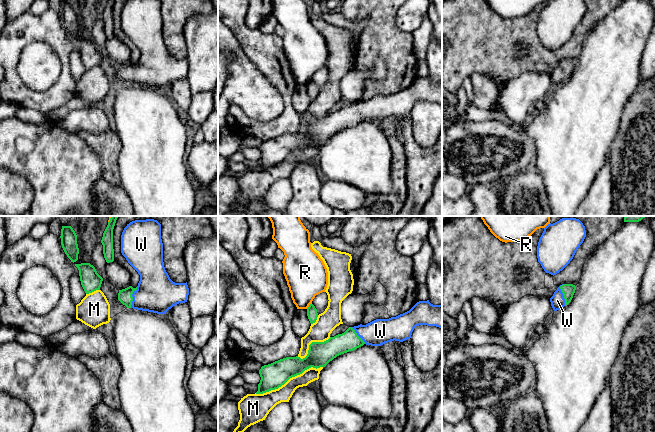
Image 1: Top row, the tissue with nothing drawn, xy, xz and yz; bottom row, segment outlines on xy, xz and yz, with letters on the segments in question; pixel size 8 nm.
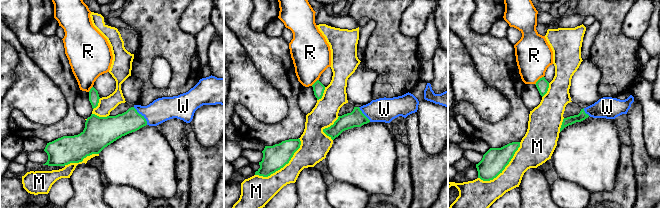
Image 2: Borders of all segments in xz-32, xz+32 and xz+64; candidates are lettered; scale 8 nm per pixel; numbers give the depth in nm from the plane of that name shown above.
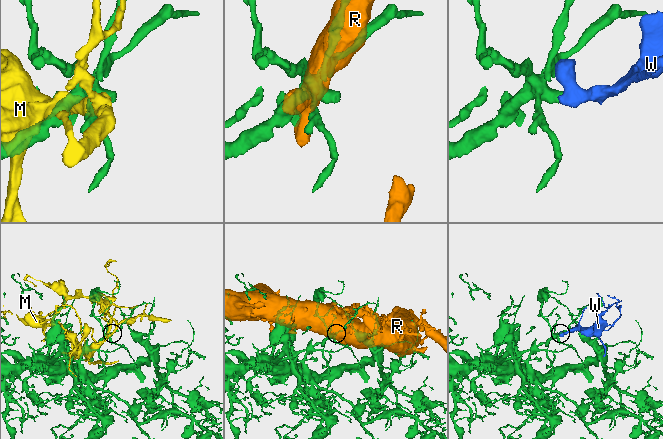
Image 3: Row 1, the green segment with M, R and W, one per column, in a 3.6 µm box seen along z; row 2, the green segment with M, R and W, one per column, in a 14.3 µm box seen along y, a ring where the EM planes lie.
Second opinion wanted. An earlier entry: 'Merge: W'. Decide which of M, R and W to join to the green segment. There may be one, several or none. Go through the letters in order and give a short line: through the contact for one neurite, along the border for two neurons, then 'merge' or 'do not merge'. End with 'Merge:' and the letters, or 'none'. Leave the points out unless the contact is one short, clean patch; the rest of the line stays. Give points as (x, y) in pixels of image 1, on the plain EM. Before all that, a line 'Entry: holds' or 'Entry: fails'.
Entry: holds
M: do not merge
R: do not merge
W: xy (125, 73), (132, 73), (146, 73), (156, 68) | merge
Merge: W

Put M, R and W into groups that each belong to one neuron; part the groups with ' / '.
M / R / W

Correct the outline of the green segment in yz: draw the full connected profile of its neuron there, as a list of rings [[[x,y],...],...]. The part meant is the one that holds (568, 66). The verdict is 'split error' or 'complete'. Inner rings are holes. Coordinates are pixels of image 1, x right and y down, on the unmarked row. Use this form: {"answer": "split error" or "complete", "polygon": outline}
{"answer": "split error", "polygon": [[[562,60],[554,68],[550,74],[551,82],[554,87],[560,86],[565,81],[568,81],[575,69],[576,62],[573,60]]]}

